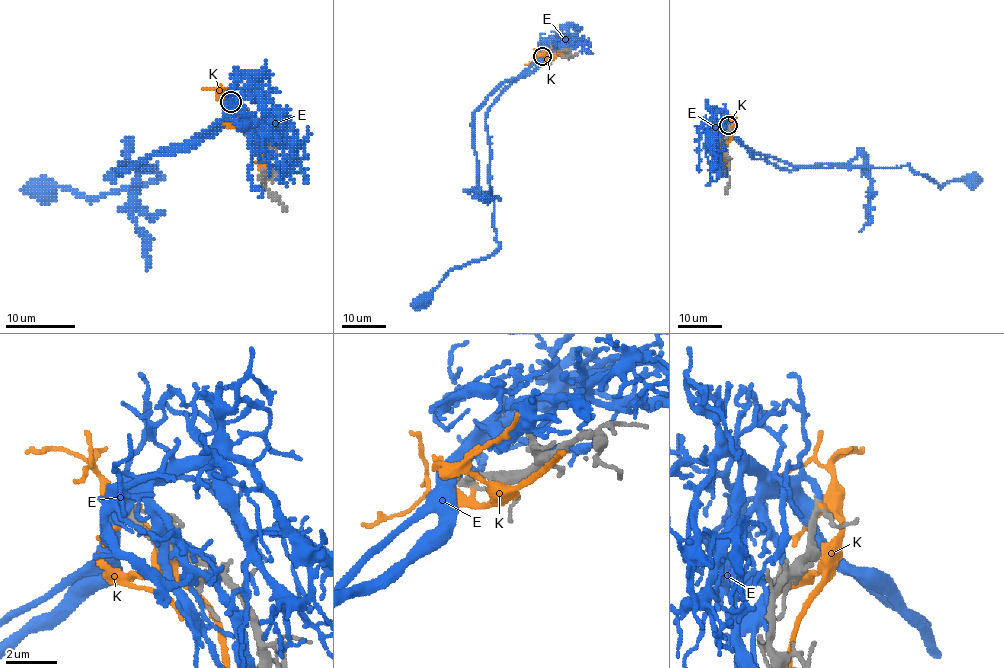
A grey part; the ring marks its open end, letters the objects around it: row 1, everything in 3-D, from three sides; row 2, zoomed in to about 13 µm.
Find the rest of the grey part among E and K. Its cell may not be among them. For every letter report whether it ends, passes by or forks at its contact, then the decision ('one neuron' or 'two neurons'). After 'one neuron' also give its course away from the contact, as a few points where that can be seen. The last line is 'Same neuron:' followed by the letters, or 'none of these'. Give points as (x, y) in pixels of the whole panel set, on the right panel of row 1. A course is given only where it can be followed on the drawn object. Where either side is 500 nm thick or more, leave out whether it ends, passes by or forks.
E: it passes by; one neuron; it runs (728, 126), (728, 132), (751, 150), (787, 164), (821, 168), (908, 165), (940, 186), (975, 180)
K: it passes by; two neurons
Same neuron: E

